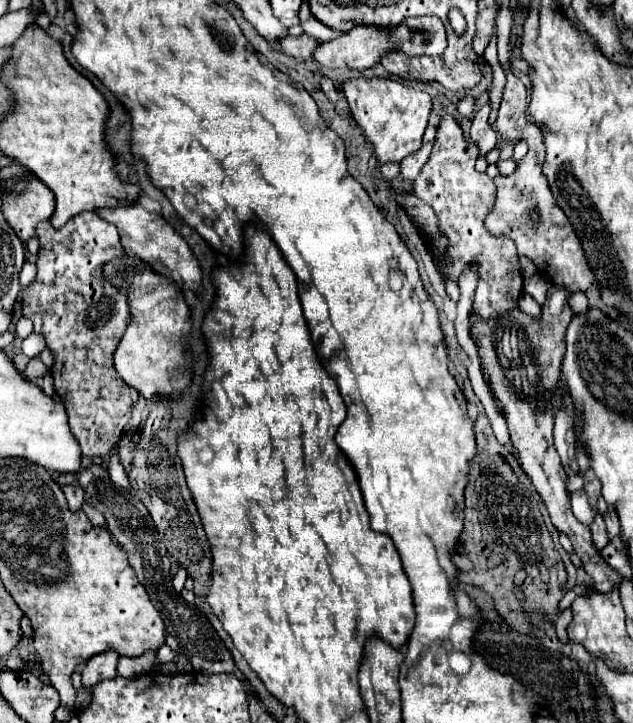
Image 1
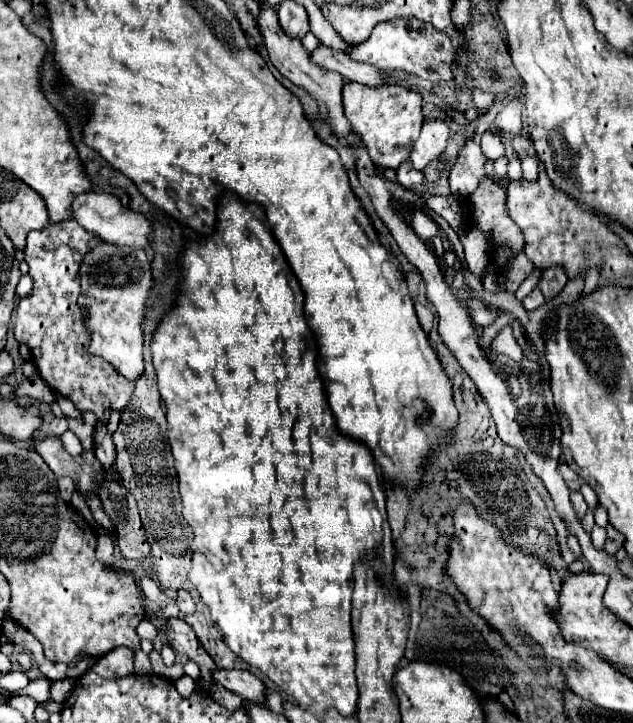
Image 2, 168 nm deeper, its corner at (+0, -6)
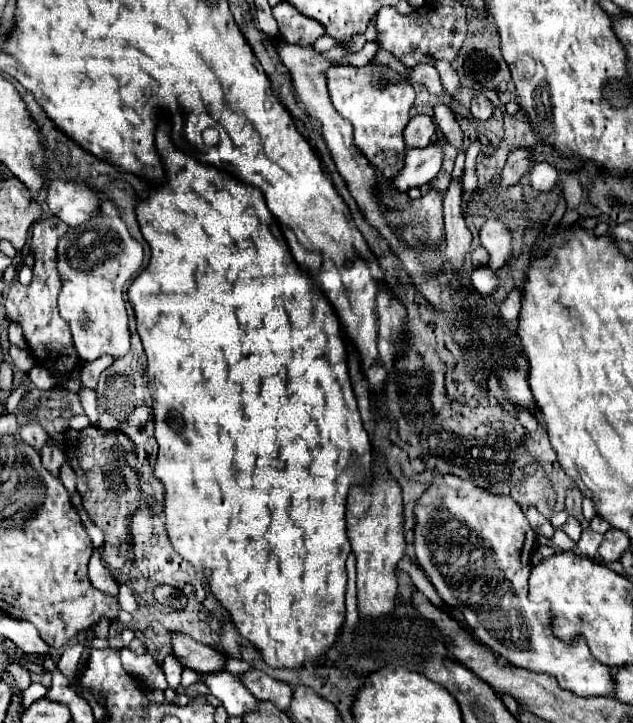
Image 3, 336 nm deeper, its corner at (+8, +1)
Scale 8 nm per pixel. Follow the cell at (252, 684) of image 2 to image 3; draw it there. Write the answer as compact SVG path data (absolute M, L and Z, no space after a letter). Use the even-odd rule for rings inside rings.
M171 633L173 653L181 661L181 665L195 669L197 673L217 673L219 669L225 669L225 657L223 653L217 653L215 649L193 641L187 635Z

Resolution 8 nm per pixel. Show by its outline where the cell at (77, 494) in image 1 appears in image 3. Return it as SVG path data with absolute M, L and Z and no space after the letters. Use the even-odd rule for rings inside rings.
M47 445L47 447L41 449L41 459L43 459L43 467L45 467L49 473L53 473L55 477L59 477L59 469L61 469L61 465L63 465L63 461L65 461L63 451L57 449L55 445Z

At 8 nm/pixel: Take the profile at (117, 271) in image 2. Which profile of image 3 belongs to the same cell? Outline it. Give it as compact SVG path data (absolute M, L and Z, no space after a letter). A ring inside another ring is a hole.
M105 199L101 205L103 215L83 223L81 227L71 227L65 237L59 241L57 249L57 267L61 275L61 293L59 293L59 311L65 321L69 321L75 349L83 361L95 361L101 355L123 357L129 353L129 325L127 325L127 311L123 301L123 287L133 275L139 271L143 263L143 247L129 235L125 221L119 215L117 205L111 199Z

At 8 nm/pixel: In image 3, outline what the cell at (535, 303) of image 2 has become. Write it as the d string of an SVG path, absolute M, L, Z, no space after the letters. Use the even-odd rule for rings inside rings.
M513 287L513 291L501 303L501 315L507 323L513 323L517 321L519 311L521 311L521 289Z

